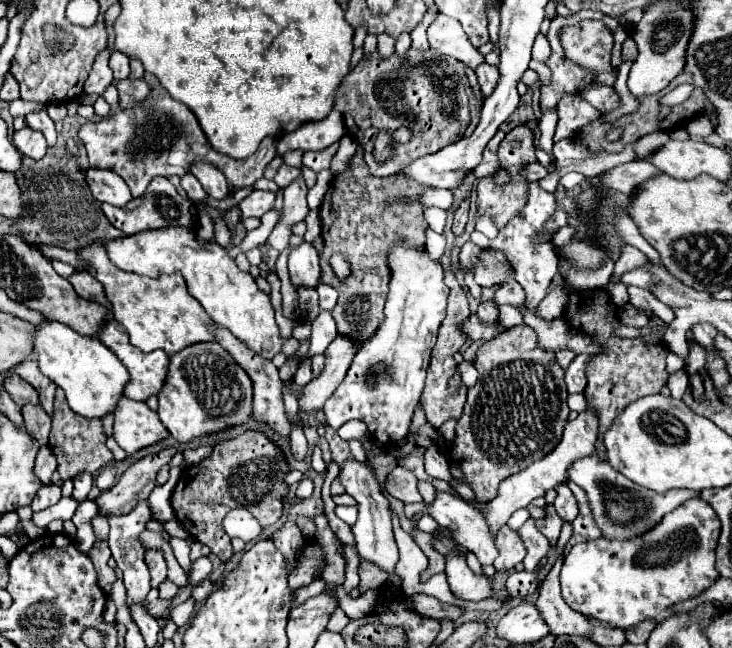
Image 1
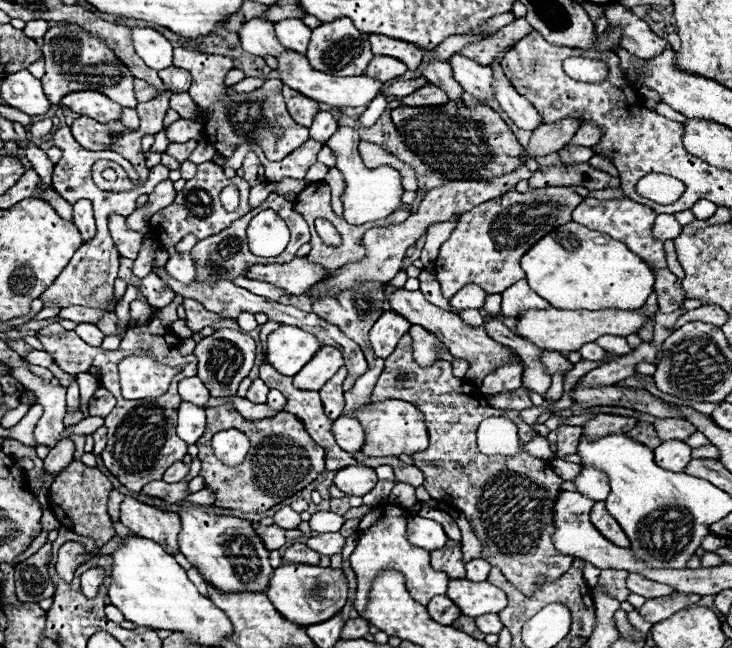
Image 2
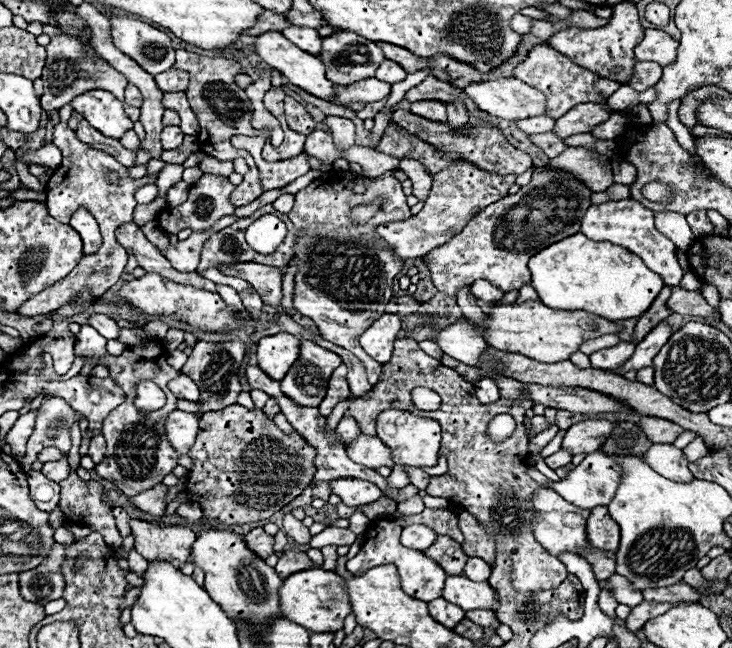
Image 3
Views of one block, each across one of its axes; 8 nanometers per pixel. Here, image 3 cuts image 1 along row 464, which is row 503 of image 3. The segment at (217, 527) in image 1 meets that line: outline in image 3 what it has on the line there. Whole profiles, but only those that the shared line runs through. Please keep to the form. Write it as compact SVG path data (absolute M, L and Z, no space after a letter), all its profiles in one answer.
M230 406L222 412L208 412L200 418L200 430L194 446L188 456L194 460L194 468L188 472L188 500L202 508L202 526L238 526L248 522L266 520L282 506L290 504L296 496L302 494L304 488L314 478L314 448L306 444L296 432L286 436L272 420L268 420L262 410L246 410L244 406Z

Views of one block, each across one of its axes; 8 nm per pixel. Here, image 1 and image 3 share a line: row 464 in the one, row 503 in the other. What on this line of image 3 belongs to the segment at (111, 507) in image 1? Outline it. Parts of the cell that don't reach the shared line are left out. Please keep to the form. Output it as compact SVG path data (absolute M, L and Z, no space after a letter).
M158 484L158 486L154 486L154 488L146 490L146 492L140 492L140 494L136 494L136 496L130 496L128 502L130 502L134 508L138 508L138 510L150 514L150 516L162 516L164 510L166 510L166 504L164 504L164 494L166 494L166 490L168 490L168 488L166 488L164 484Z

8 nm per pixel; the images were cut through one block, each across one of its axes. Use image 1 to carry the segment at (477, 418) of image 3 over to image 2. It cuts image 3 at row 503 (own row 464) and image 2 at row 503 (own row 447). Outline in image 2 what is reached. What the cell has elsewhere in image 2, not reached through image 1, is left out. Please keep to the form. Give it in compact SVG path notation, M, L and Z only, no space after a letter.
M404 334L394 352L386 358L386 368L372 392L372 402L400 398L414 404L424 414L430 446L414 454L414 464L438 466L418 466L426 476L422 486L428 486L432 498L446 500L462 510L482 542L482 558L500 568L518 590L532 594L538 576L546 576L546 580L558 578L572 564L572 556L558 552L552 544L554 504L562 492L564 480L556 476L550 460L526 452L518 456L480 454L476 448L476 428L484 418L510 418L518 426L522 442L532 440L534 430L522 422L518 414L490 408L482 396L476 396L474 390L466 392L464 386L470 384L454 378L450 362L446 360L438 360L438 364L430 368L418 368L418 364L414 364L410 336Z

